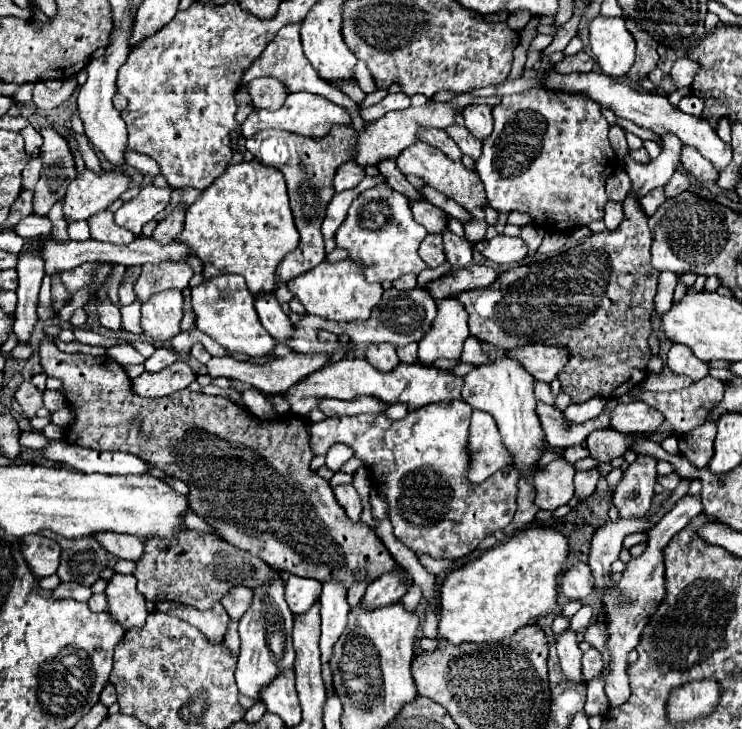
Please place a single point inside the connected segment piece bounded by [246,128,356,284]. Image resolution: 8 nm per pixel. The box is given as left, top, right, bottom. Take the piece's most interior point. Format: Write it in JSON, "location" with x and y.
{"location":[308,165]}

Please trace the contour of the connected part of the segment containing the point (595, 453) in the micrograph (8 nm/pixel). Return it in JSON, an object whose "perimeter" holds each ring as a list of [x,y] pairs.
{"perimeter":[[[612,428],[594,430],[586,440],[590,458],[598,462],[612,462],[616,456],[622,456],[628,450],[628,444],[628,434],[616,432]]]}

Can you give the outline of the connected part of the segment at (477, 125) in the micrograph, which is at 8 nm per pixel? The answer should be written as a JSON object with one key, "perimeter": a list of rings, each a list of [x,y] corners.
{"perimeter":[[[470,106],[462,112],[466,120],[466,128],[472,132],[472,136],[486,140],[492,132],[492,108],[490,106]]]}

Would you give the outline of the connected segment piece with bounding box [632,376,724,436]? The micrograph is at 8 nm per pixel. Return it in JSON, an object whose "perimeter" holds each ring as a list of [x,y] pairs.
{"perimeter":[[[706,376],[698,382],[692,382],[690,388],[682,388],[678,392],[646,392],[642,386],[640,388],[634,388],[632,390],[634,394],[634,400],[642,400],[644,404],[662,412],[664,418],[672,424],[672,434],[674,436],[682,436],[686,432],[690,432],[692,428],[704,424],[706,420],[706,412],[710,408],[714,408],[714,404],[718,404],[724,396],[724,382],[718,380],[718,378],[712,378],[712,376]]]}

